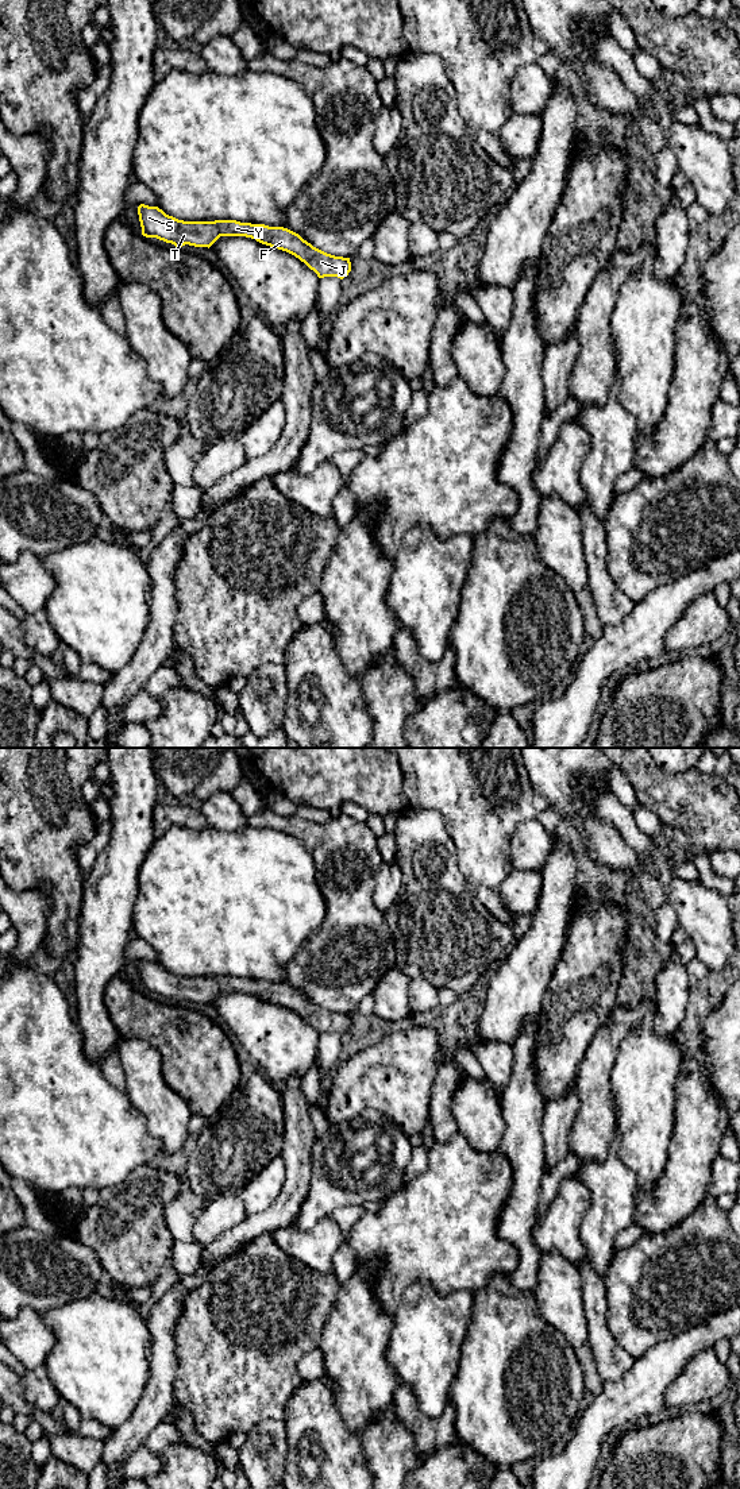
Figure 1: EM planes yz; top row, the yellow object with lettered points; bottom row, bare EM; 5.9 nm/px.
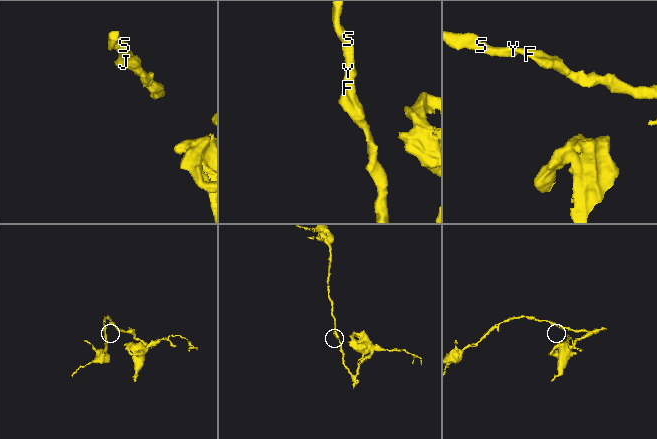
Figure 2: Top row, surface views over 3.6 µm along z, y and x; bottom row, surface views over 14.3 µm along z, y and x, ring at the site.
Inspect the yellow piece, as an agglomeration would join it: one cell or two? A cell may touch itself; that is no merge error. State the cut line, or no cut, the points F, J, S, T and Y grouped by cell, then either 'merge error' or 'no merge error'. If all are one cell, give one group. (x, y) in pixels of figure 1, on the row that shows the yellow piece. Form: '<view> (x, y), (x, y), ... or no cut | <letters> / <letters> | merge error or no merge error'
no cut | F J S T Y | no merge error

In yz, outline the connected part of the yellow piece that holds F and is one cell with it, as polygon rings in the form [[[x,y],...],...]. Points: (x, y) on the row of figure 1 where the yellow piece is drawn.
[[[144,204],[138,207],[138,215],[143,236],[157,238],[176,247],[189,244],[209,248],[220,236],[246,236],[294,255],[319,278],[338,277],[343,279],[351,271],[350,258],[327,254],[284,227],[236,220],[184,221],[166,215],[158,207]]]

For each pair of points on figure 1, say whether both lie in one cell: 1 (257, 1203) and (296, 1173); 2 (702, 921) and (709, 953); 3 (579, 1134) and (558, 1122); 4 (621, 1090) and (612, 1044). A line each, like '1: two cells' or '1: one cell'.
1: two cells
2: one cell
3: two cells
4: two cells

